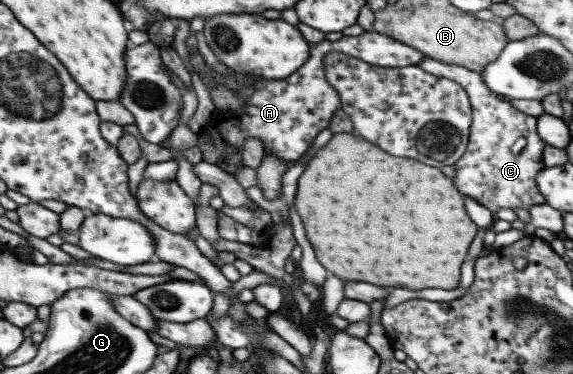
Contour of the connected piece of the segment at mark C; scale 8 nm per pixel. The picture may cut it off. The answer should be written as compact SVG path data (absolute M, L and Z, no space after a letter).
M428 56L422 58L417 66L430 75L450 78L450 81L461 85L469 99L469 136L462 157L453 165L454 187L493 214L497 209L528 209L531 205L544 204L544 198L536 188L536 177L545 168L542 161L545 143L536 133L536 118L518 111L510 102L492 93L479 73Z

